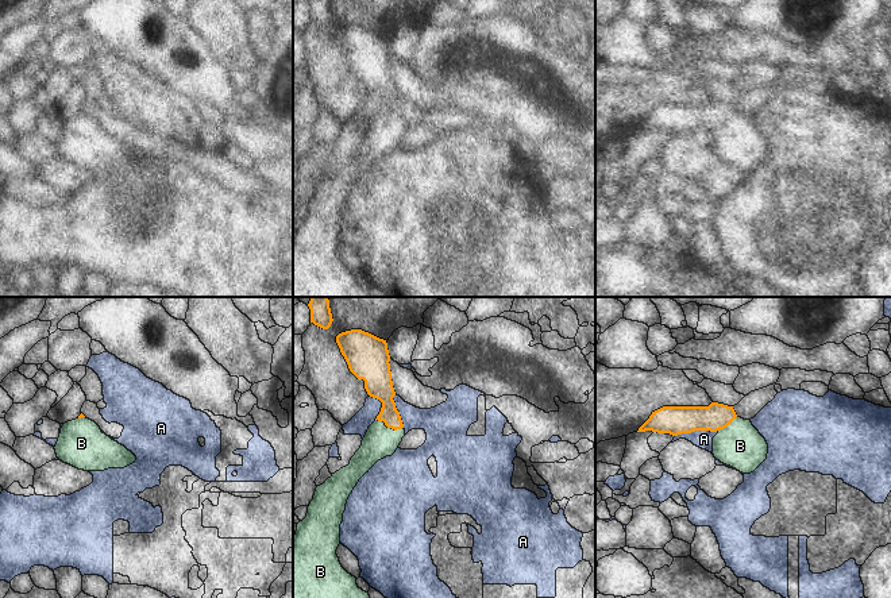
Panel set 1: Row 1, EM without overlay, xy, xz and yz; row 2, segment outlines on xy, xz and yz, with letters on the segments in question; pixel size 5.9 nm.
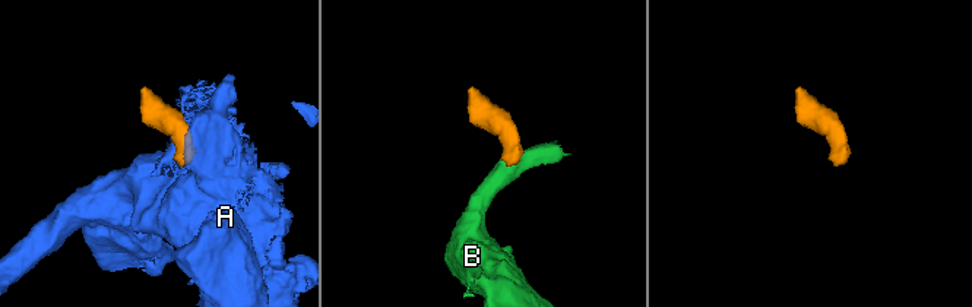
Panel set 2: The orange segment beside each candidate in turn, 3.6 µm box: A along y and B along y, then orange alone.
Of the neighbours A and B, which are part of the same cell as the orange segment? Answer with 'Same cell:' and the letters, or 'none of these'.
Same cell: B

